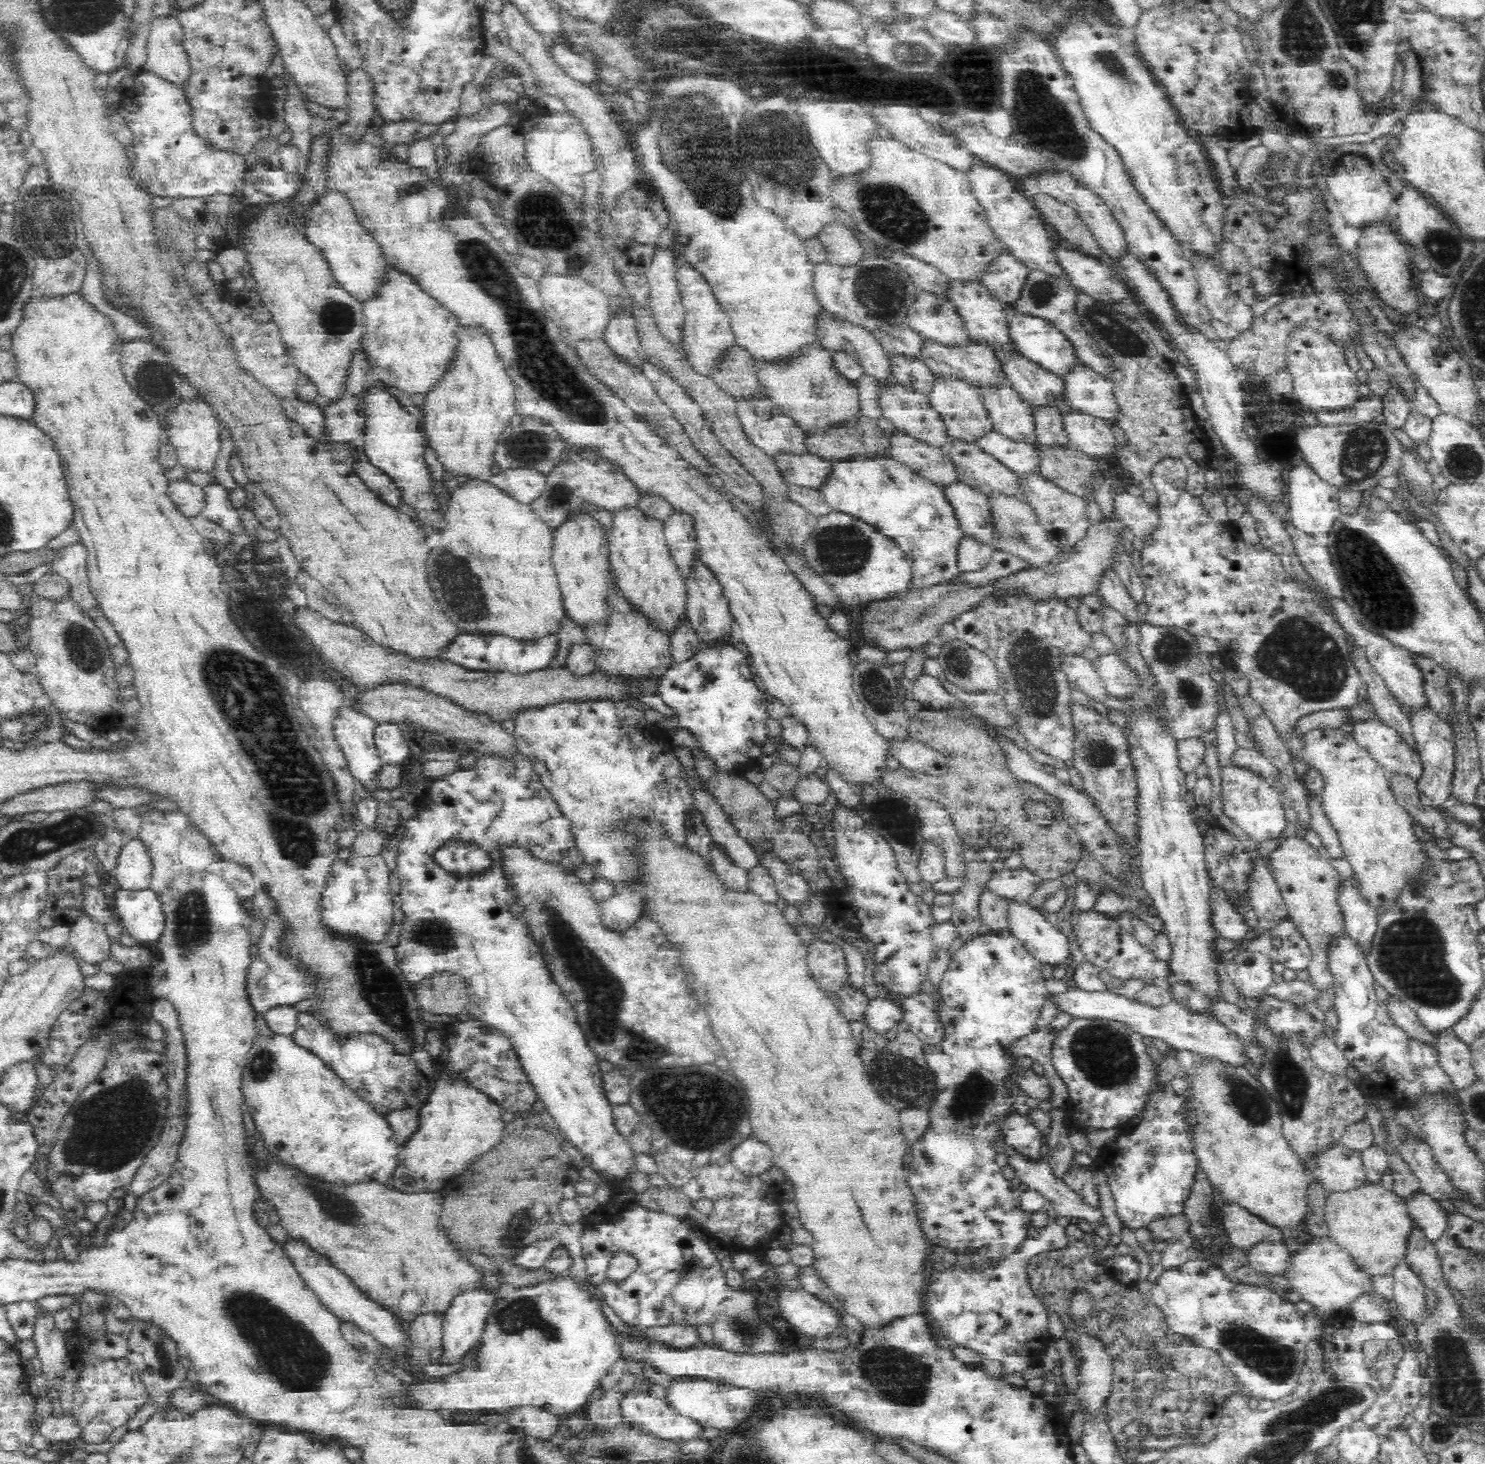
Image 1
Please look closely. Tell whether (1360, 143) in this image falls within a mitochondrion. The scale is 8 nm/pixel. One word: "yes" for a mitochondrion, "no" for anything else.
no

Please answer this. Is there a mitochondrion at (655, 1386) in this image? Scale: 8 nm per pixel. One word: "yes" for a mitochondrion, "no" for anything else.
no

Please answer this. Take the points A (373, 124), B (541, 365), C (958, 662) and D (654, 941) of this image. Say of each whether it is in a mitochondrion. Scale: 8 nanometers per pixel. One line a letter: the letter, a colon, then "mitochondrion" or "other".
A: other
B: mitochondrion
C: mitochondrion
D: other

